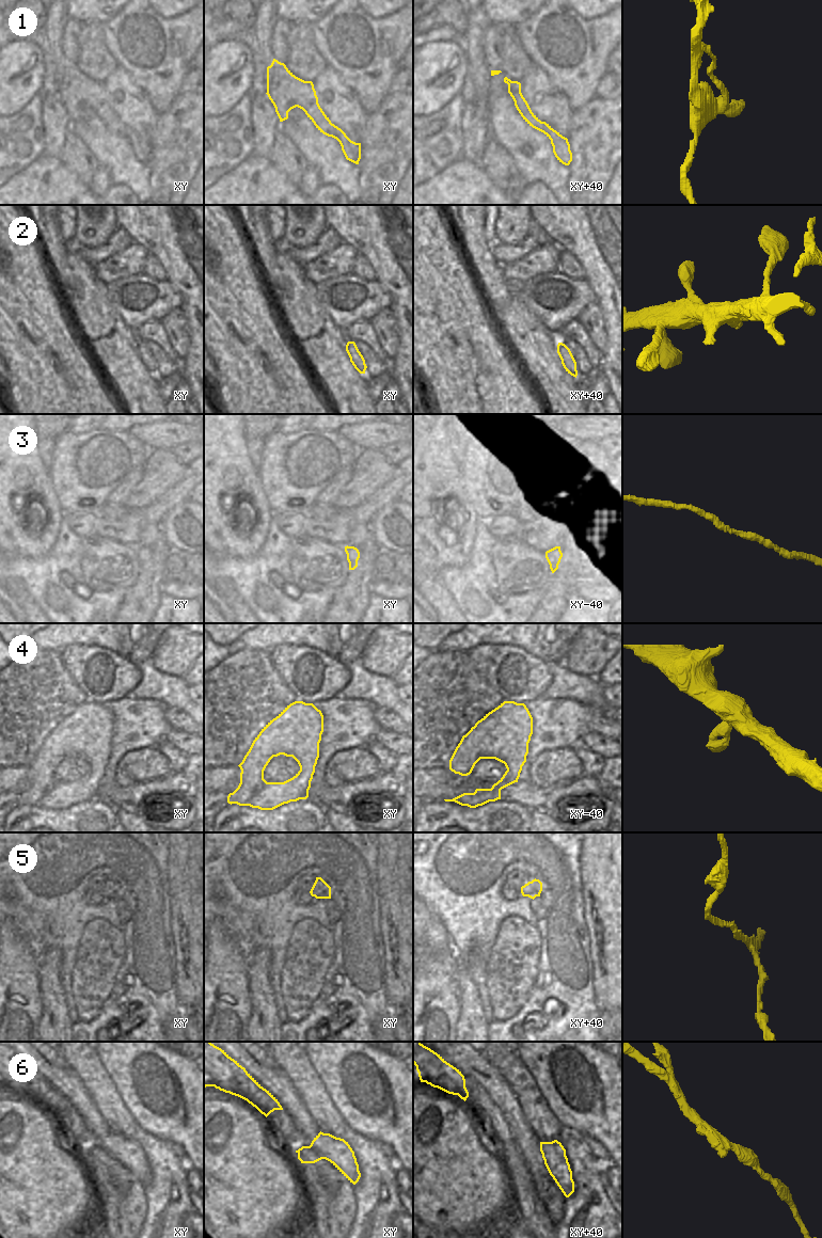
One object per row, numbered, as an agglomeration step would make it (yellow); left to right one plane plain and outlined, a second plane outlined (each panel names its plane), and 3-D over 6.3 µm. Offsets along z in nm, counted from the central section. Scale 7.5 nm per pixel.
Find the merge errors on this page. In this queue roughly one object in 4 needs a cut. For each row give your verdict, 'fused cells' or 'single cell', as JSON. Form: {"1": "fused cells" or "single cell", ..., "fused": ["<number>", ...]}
{"1": "single cell", "2": "single cell", "3": "single cell", "4": "single cell", "5": "single cell", "6": "single cell", "fused": []}

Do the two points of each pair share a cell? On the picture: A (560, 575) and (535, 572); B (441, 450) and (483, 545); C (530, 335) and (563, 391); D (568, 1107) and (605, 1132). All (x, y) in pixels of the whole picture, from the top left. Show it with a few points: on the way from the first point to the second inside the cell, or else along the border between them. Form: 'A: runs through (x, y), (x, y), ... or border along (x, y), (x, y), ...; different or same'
A: border along (553, 573), (550, 581), (542, 588); different
B: border along (479, 519), (470, 555); different
C: runs through (535, 349), (549, 377); same
D: runs through (578, 1111), (584, 1111), (596, 1123); same

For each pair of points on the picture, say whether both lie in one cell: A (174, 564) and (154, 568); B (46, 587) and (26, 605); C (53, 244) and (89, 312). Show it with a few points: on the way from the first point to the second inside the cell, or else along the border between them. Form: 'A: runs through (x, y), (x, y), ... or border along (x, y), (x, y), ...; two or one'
A: runs through (169, 567), (159, 568); one
B: border along (17, 580), (43, 612); two
C: border along (78, 248), (68, 253), (62, 266), (52, 270); two

